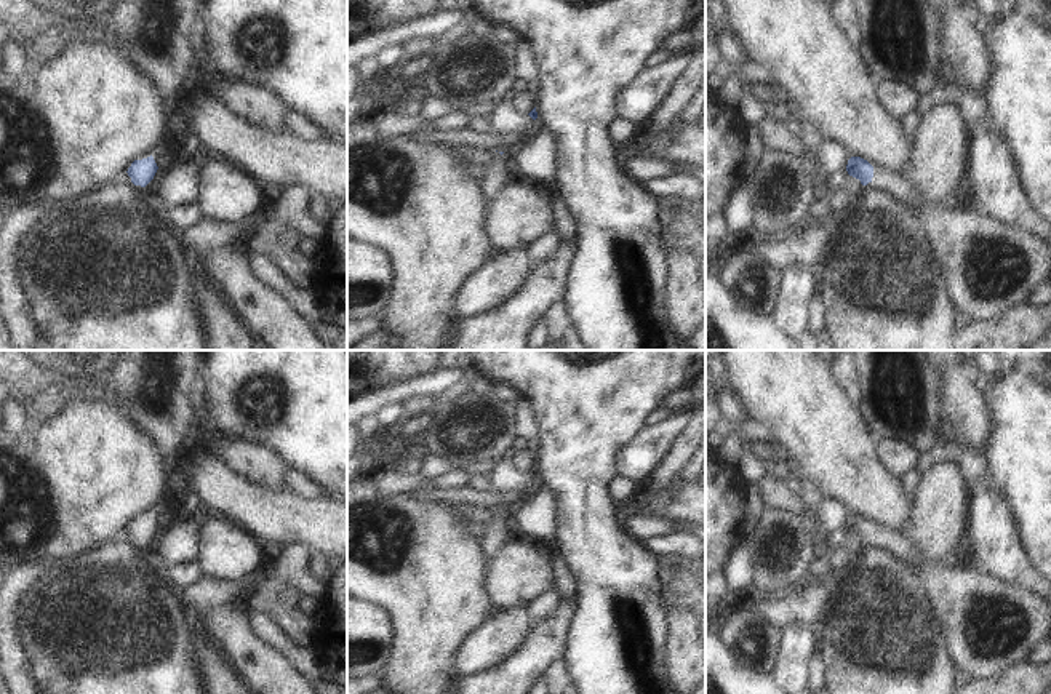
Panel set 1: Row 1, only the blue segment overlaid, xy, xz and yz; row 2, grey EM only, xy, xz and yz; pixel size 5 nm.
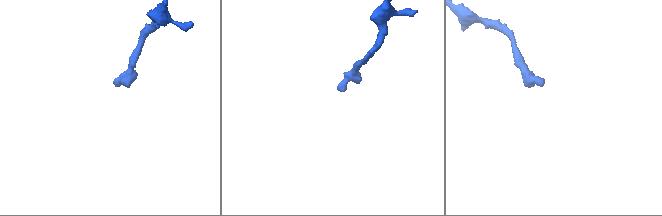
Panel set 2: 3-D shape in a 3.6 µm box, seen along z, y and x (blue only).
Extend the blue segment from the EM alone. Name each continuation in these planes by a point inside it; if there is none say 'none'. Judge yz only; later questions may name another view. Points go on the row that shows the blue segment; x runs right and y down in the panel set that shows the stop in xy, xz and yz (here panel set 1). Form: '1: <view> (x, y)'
1: yz (989, 267)

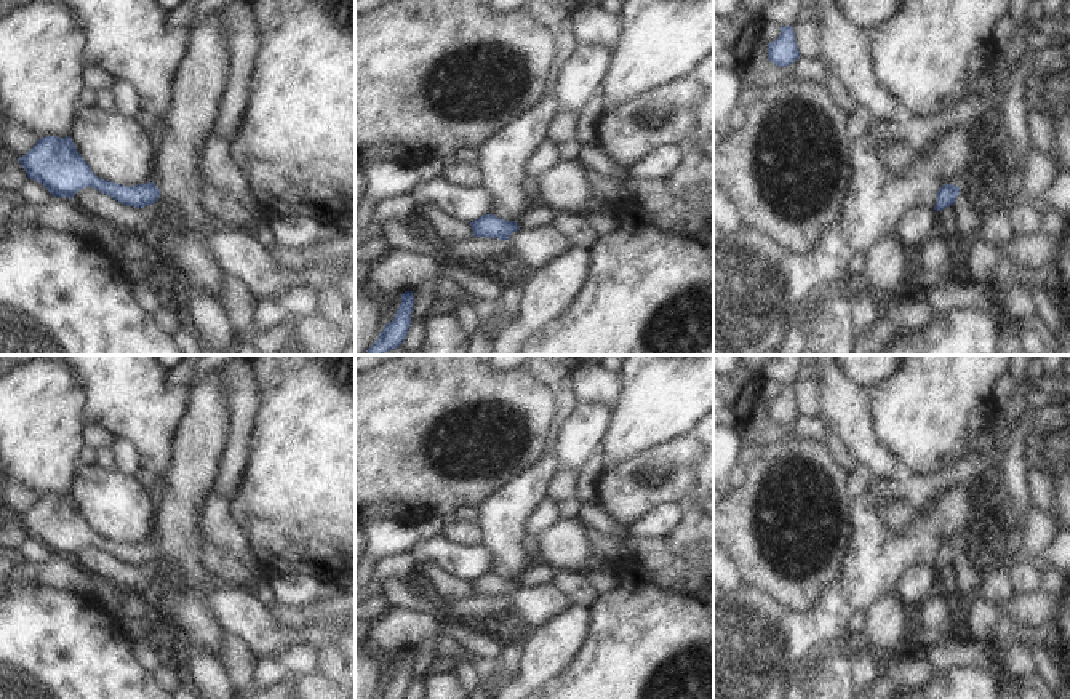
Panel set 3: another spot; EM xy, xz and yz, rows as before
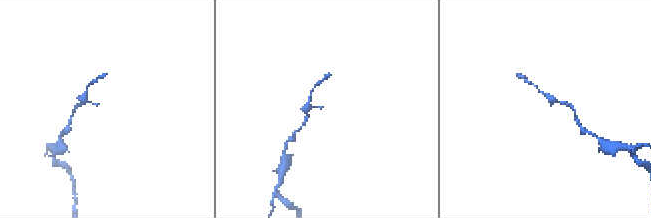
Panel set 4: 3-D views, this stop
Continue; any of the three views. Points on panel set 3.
none

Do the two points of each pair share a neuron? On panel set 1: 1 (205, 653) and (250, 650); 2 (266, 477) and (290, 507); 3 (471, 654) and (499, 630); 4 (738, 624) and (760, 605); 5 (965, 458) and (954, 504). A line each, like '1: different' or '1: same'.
1: different
2: different
3: same
4: different
5: different

